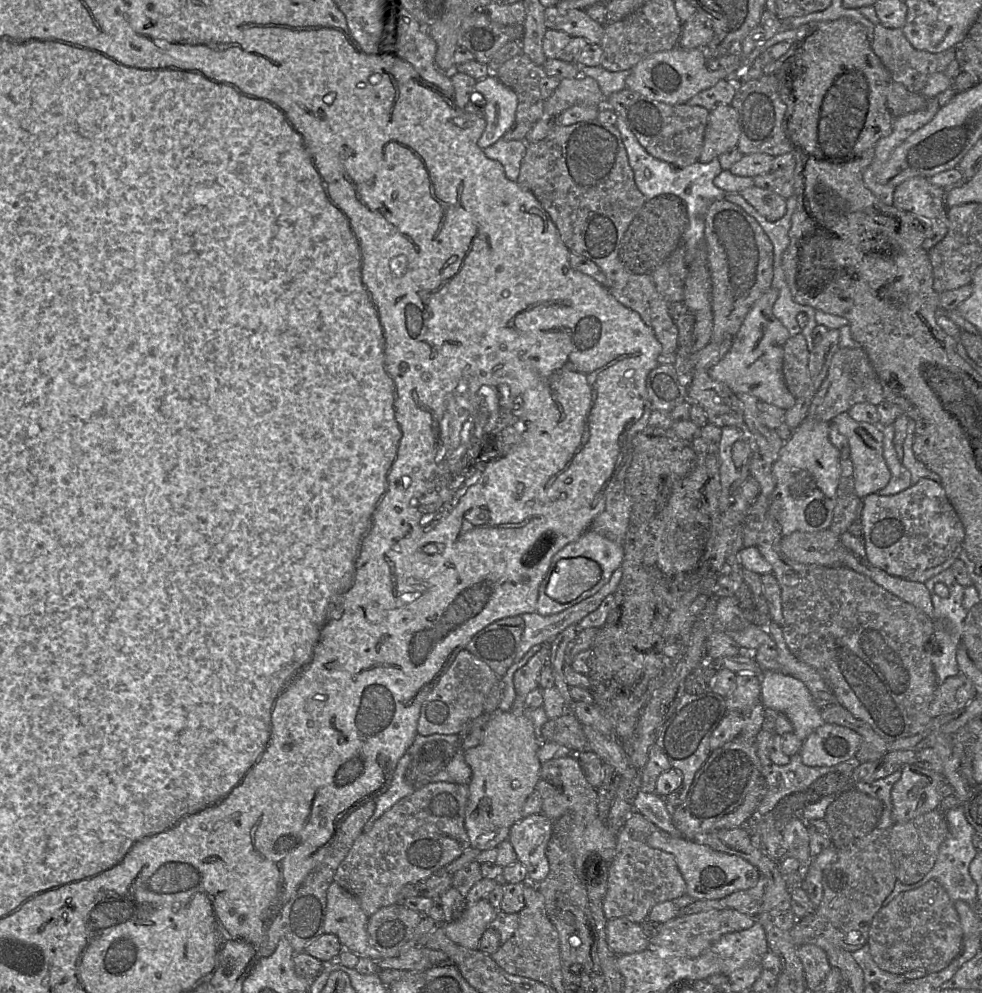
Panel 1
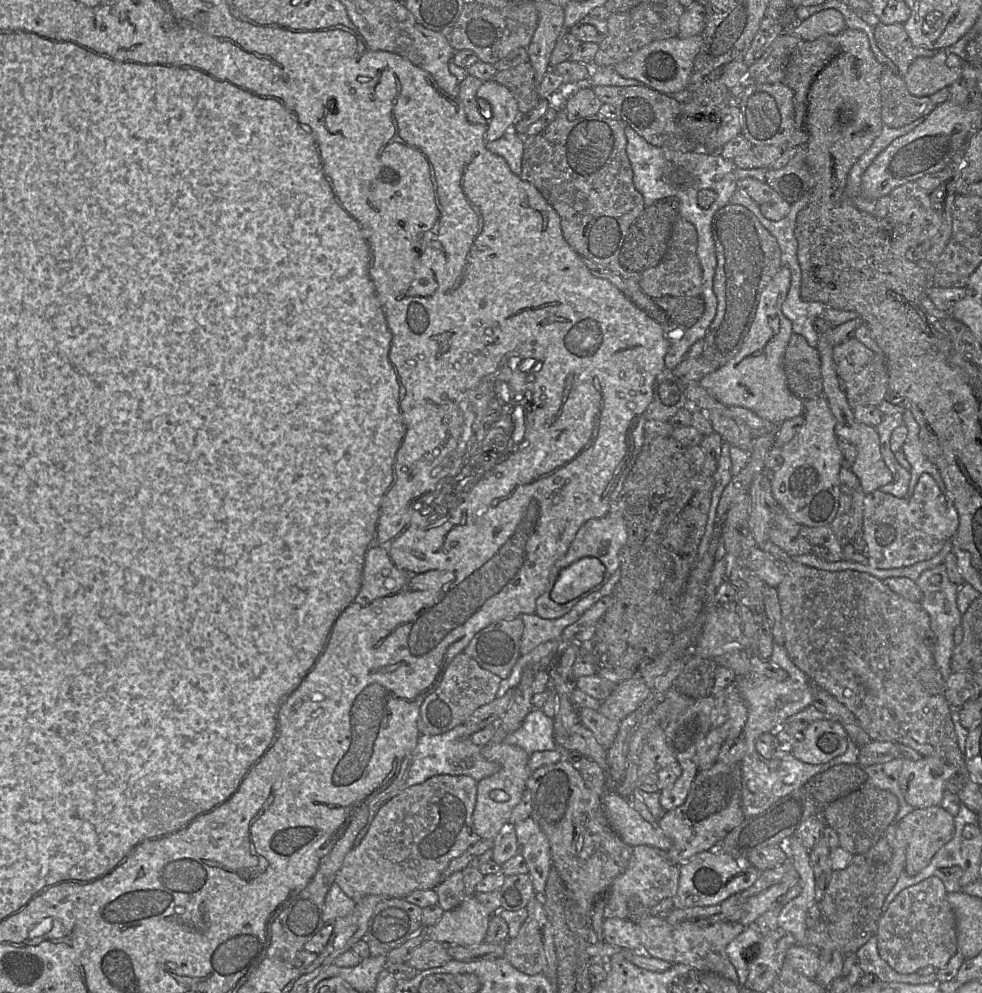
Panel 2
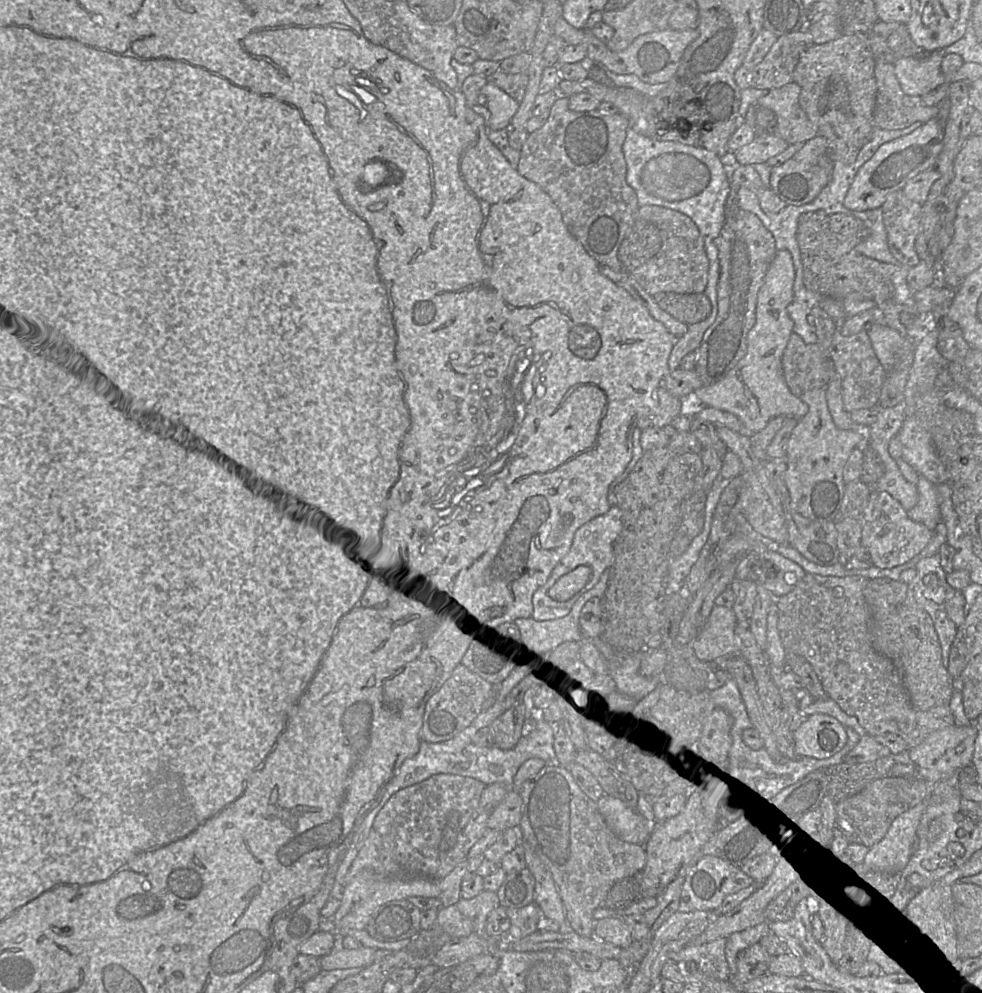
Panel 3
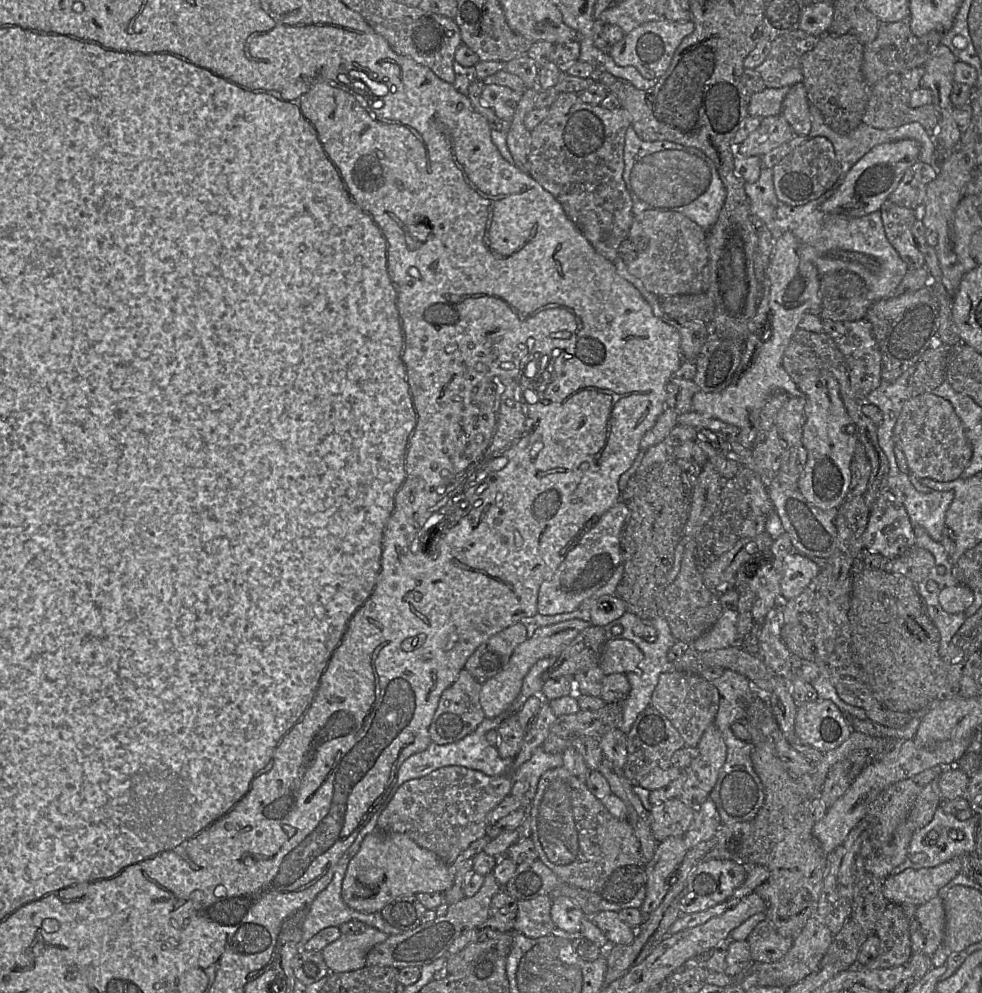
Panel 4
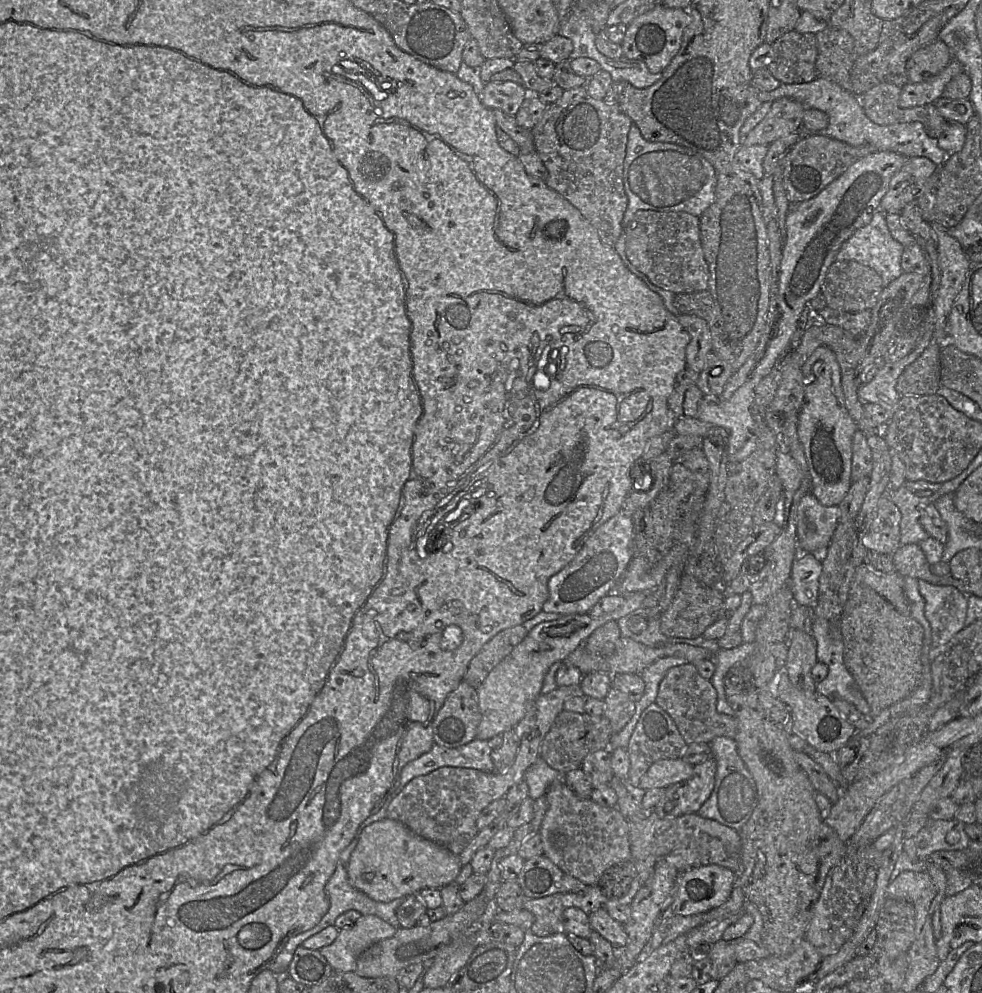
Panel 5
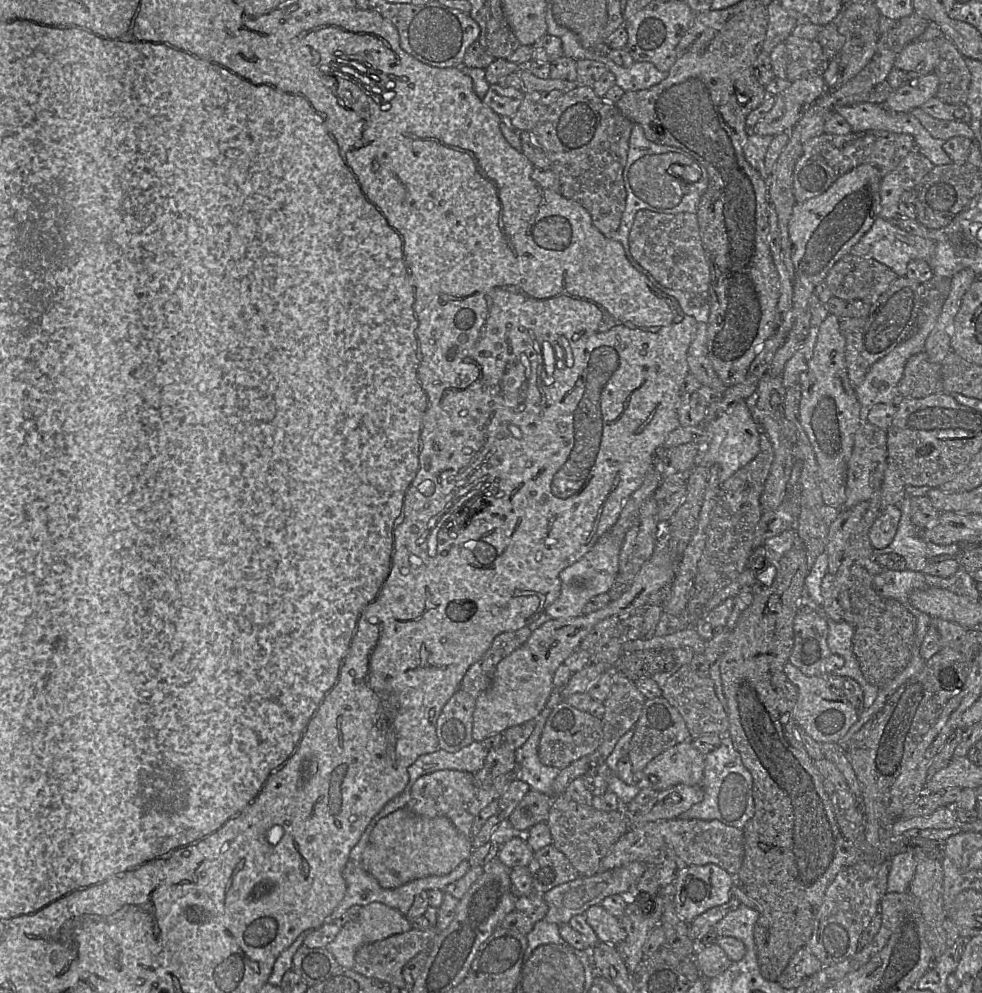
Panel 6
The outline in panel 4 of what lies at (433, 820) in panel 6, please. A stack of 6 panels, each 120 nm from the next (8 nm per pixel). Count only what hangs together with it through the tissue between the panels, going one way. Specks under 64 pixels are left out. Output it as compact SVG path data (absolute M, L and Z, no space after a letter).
M379 830L369 833L347 866L341 896L350 908L363 912L380 912L398 897L421 892L445 892L454 882L454 871L439 857L401 833Z

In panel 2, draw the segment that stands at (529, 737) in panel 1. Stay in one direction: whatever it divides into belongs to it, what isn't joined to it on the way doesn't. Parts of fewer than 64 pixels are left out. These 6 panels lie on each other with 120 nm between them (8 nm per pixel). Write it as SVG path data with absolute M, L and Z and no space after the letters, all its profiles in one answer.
M490 741L481 747L481 754L489 761L497 762L500 769L493 775L478 781L477 799L472 814L475 831L481 839L497 840L509 825L513 808L520 802L531 775L528 768L530 755L519 746L503 741Z

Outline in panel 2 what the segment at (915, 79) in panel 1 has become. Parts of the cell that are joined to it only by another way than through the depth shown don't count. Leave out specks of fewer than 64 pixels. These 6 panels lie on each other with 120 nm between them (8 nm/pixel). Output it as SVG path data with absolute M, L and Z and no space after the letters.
M879 22L873 27L873 35L881 52L897 66L897 74L900 77L907 73L916 58L929 57L937 52L937 50L913 45L902 23Z

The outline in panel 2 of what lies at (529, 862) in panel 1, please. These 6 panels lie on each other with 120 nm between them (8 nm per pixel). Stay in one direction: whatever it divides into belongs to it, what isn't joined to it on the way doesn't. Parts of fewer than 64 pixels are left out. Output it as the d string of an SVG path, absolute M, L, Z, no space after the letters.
M530 816L513 825L518 851L525 858L536 894L543 896L552 868L550 843L538 823Z

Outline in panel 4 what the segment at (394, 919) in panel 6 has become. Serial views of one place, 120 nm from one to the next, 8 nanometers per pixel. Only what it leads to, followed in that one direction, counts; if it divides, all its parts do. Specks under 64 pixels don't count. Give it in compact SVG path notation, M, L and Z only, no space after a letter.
M367 926L361 934L341 934L320 952L329 972L349 972L365 967L368 952L388 937L386 933Z

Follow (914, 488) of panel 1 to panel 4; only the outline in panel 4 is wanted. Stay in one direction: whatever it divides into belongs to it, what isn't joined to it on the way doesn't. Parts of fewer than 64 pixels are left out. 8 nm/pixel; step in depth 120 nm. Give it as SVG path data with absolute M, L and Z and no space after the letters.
M889 490L884 491L870 510L863 536L864 549L889 561L915 547L915 532L904 505Z

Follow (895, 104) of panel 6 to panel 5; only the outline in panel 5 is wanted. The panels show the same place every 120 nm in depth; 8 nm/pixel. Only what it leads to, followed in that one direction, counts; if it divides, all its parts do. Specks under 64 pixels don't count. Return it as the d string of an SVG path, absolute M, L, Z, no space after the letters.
M953 59L939 74L920 83L907 83L900 95L901 108L913 108L934 104L942 97L943 91L950 80L964 71L963 65Z

